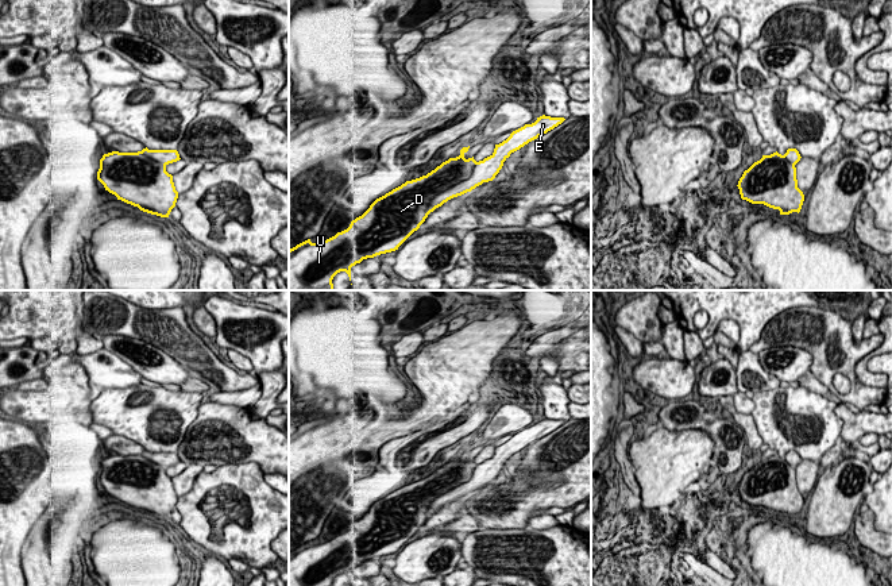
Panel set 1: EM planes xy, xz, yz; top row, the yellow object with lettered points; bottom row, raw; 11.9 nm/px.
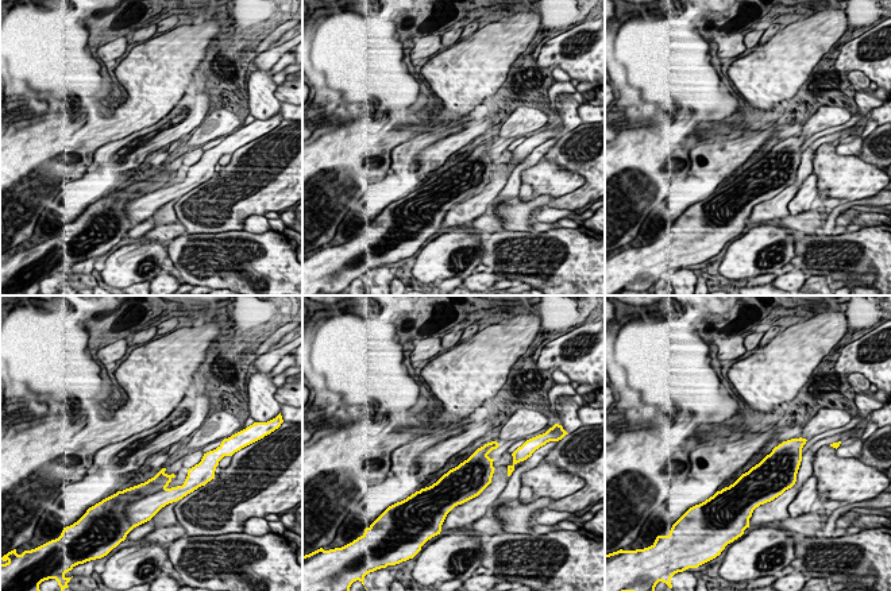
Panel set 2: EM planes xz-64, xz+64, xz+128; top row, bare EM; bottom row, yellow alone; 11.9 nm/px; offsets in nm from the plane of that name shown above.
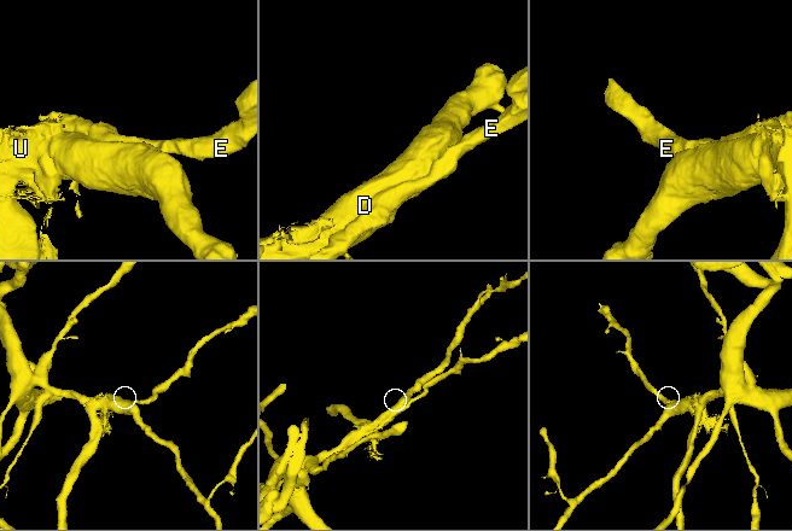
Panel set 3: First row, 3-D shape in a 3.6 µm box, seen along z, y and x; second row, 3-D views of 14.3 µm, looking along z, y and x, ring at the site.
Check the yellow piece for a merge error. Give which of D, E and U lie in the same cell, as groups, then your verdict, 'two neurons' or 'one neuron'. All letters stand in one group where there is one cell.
D E U | one neuron

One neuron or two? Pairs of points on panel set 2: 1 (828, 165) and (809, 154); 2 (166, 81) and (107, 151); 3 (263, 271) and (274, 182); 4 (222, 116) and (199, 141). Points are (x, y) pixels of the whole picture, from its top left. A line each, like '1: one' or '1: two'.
1: two
2: two
3: two
4: one

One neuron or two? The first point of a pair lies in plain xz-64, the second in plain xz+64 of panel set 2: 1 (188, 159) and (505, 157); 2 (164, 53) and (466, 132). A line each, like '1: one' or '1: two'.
1: one
2: two

